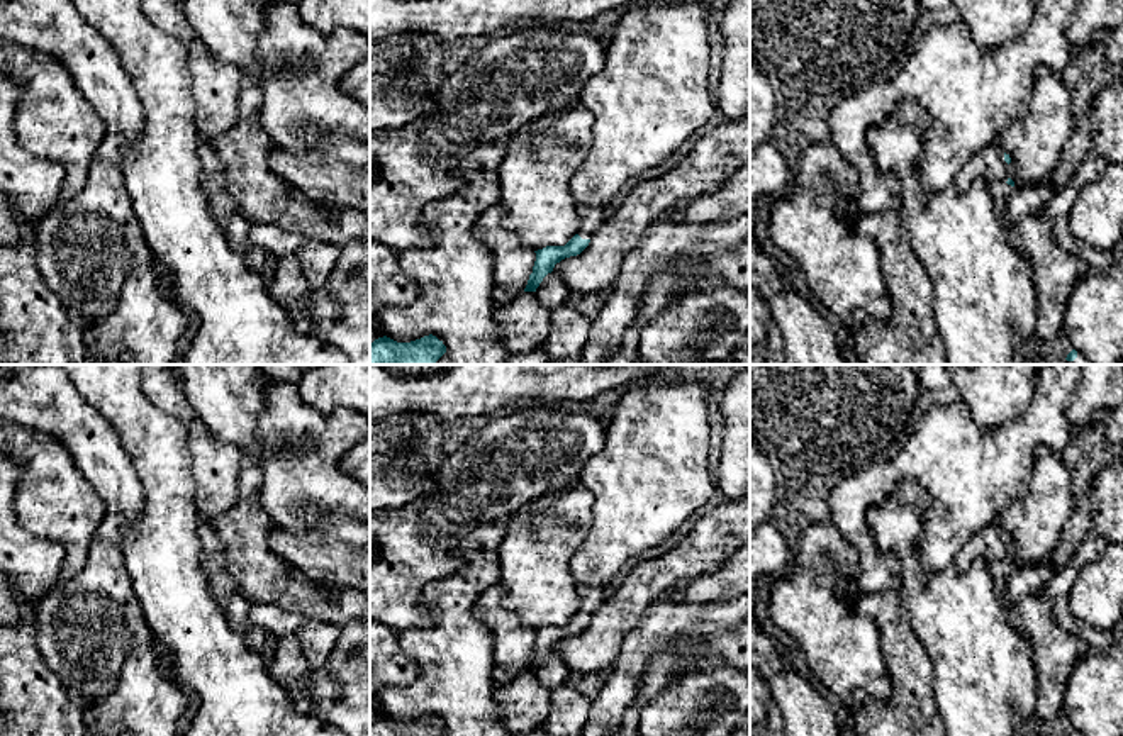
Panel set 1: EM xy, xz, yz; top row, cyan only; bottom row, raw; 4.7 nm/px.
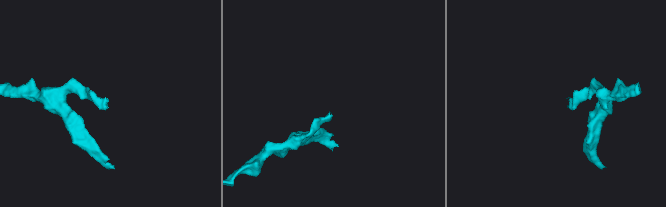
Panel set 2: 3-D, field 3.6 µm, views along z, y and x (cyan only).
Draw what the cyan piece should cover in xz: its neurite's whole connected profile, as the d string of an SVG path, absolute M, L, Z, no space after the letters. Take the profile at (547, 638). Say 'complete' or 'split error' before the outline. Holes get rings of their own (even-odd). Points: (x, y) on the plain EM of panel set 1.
split error; M578 585L577 592L580 595L580 609L565 626L546 626L534 631L536 641L524 672L536 672L543 658L553 651L556 643L580 634L589 626L592 614L607 597L607 587Z

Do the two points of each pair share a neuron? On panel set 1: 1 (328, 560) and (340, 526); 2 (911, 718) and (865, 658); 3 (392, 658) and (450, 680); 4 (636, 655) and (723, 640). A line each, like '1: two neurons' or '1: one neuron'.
1: one neuron
2: two neurons
3: two neurons
4: two neurons

